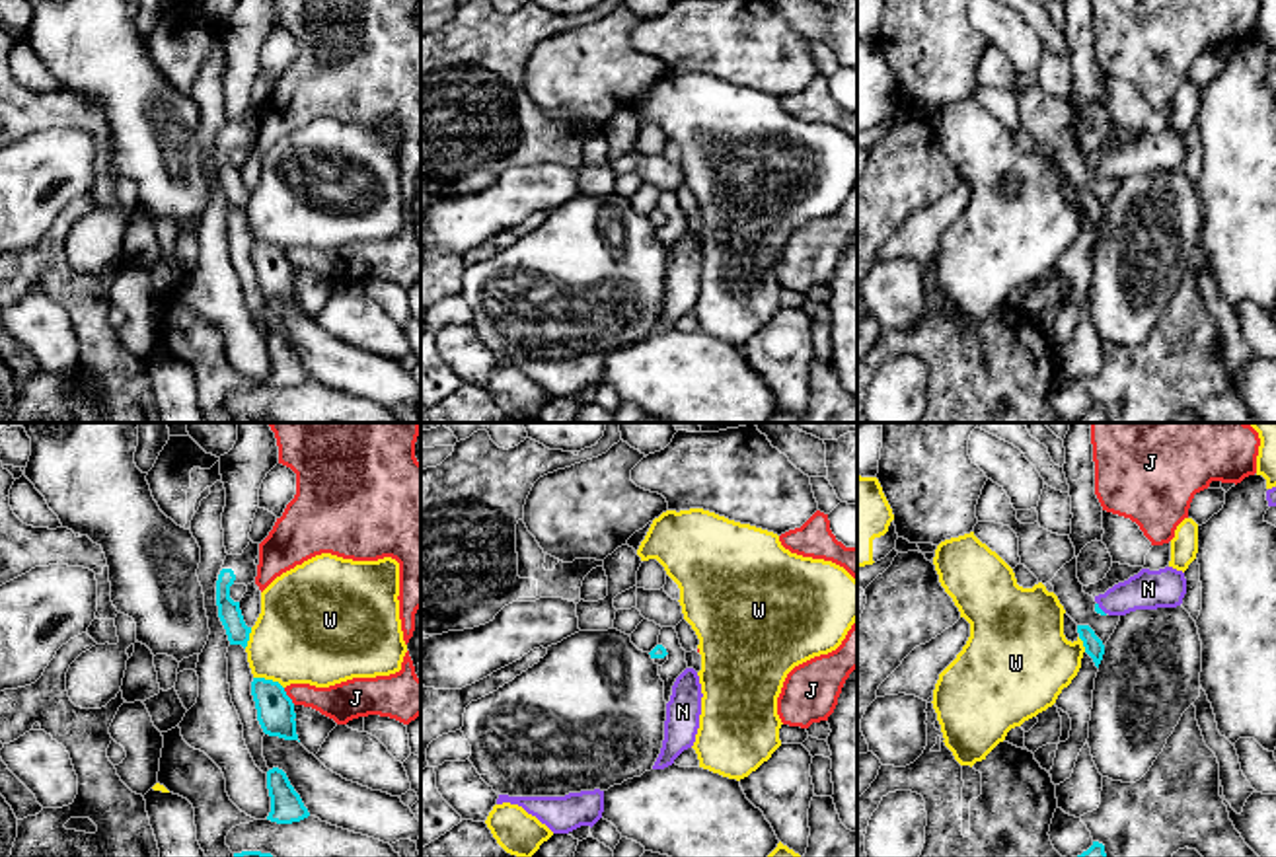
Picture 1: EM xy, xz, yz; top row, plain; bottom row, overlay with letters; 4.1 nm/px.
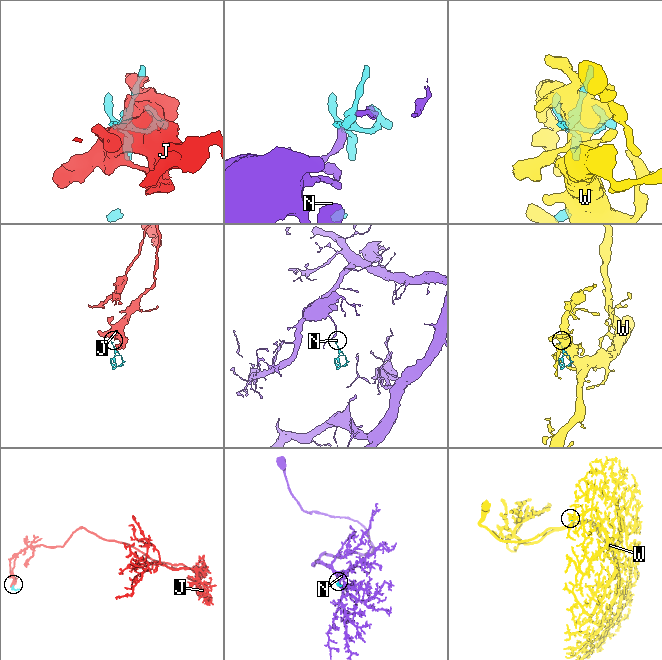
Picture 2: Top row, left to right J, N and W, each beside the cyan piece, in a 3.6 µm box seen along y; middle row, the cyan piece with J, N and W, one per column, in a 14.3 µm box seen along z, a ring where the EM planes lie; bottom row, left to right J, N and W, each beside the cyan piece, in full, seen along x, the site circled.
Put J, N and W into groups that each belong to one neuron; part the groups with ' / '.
J / N / W

